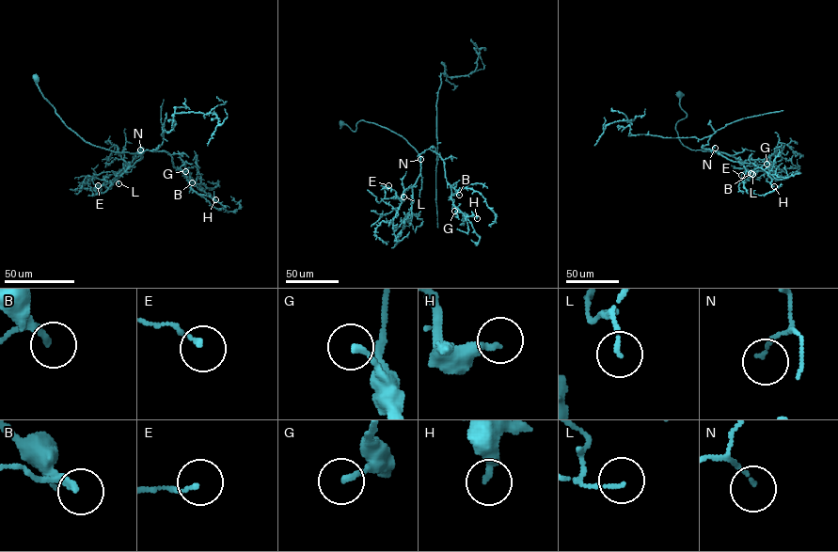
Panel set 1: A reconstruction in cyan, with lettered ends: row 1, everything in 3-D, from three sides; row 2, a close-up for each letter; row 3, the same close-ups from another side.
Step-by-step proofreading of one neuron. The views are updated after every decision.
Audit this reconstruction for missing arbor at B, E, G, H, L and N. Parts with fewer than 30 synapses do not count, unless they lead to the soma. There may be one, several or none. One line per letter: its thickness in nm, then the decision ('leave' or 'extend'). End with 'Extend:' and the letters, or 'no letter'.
B: 180 nm | extend
E: 130 nm | leave
G: 190 nm | leave
H: 280 nm | leave
L: 120 nm | leave
N: 110 nm | leave
Extend: B

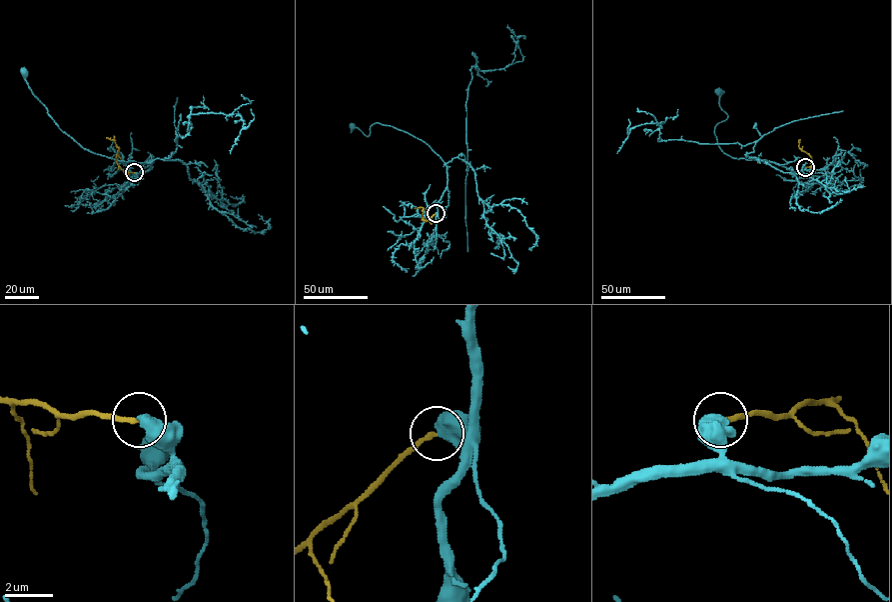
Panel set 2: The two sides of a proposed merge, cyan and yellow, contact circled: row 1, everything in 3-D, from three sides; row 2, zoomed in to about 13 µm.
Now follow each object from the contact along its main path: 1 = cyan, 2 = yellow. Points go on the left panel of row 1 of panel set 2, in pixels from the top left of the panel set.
1: (134, 172), (137, 179), (150, 164), (120, 161), (83, 149), (48, 114), (29, 87), (24, 73)
2: (134, 172), (125, 171), (118, 165), (118, 148), (114, 140), (106, 138)

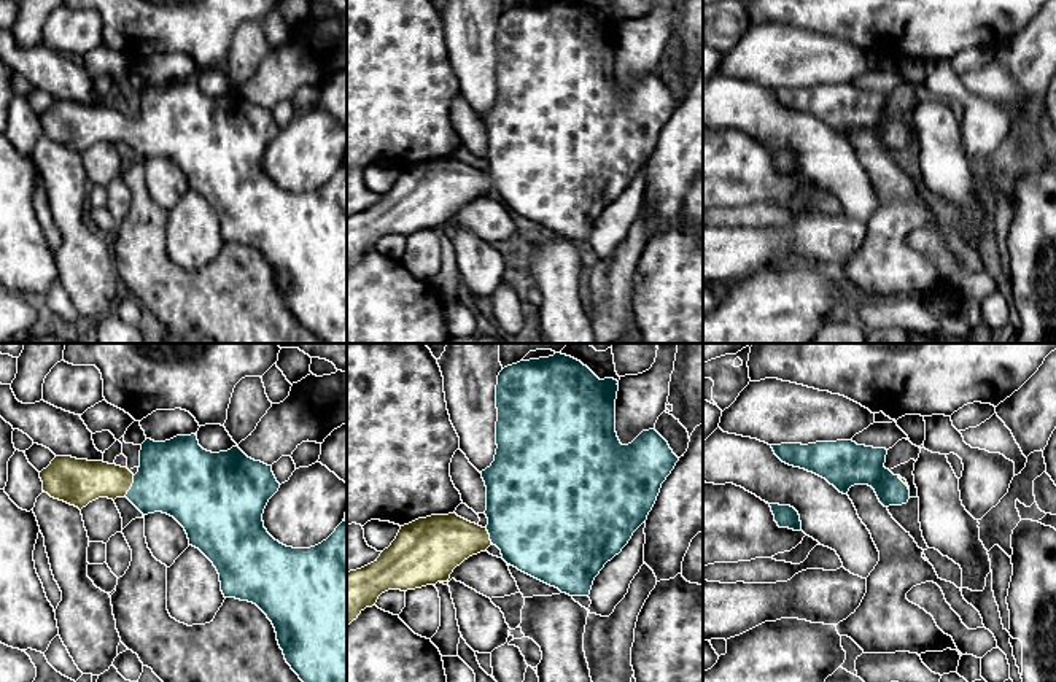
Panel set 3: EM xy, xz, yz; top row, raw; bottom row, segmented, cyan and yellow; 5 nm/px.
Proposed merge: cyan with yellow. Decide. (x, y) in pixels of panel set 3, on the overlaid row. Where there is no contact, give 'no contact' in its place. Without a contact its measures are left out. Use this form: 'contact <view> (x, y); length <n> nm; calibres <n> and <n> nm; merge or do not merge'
contact xy (132, 485); length 120 nm; calibres 380 and 220 nm; merge

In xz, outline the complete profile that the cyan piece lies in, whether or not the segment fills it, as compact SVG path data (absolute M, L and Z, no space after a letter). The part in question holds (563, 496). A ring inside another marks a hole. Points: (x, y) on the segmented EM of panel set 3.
M555 353L549 358L520 361L504 367L496 385L496 455L482 471L487 486L488 525L471 523L456 513L431 515L401 526L396 539L380 556L356 571L347 572L347 626L366 609L375 606L388 590L415 590L437 582L448 582L450 574L464 560L493 544L503 560L518 571L558 588L569 596L588 596L595 577L647 520L662 483L679 458L655 431L643 431L631 444L622 445L615 432L615 399L619 382L600 380L580 361Z

